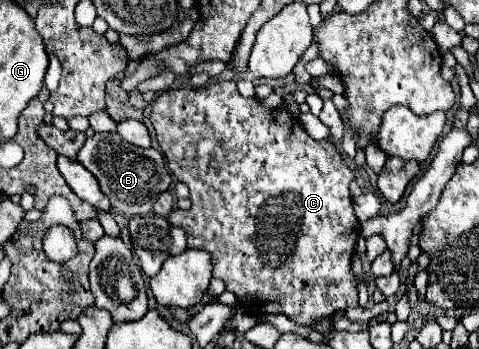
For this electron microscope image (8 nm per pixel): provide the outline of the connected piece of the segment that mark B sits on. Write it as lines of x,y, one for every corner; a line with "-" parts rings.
95,133
89,137
77,153
77,161
95,175
101,191
109,197
111,207
127,215
149,215
157,195
167,191
171,185
171,173
165,169
161,151
153,147
135,147
123,141
117,133

